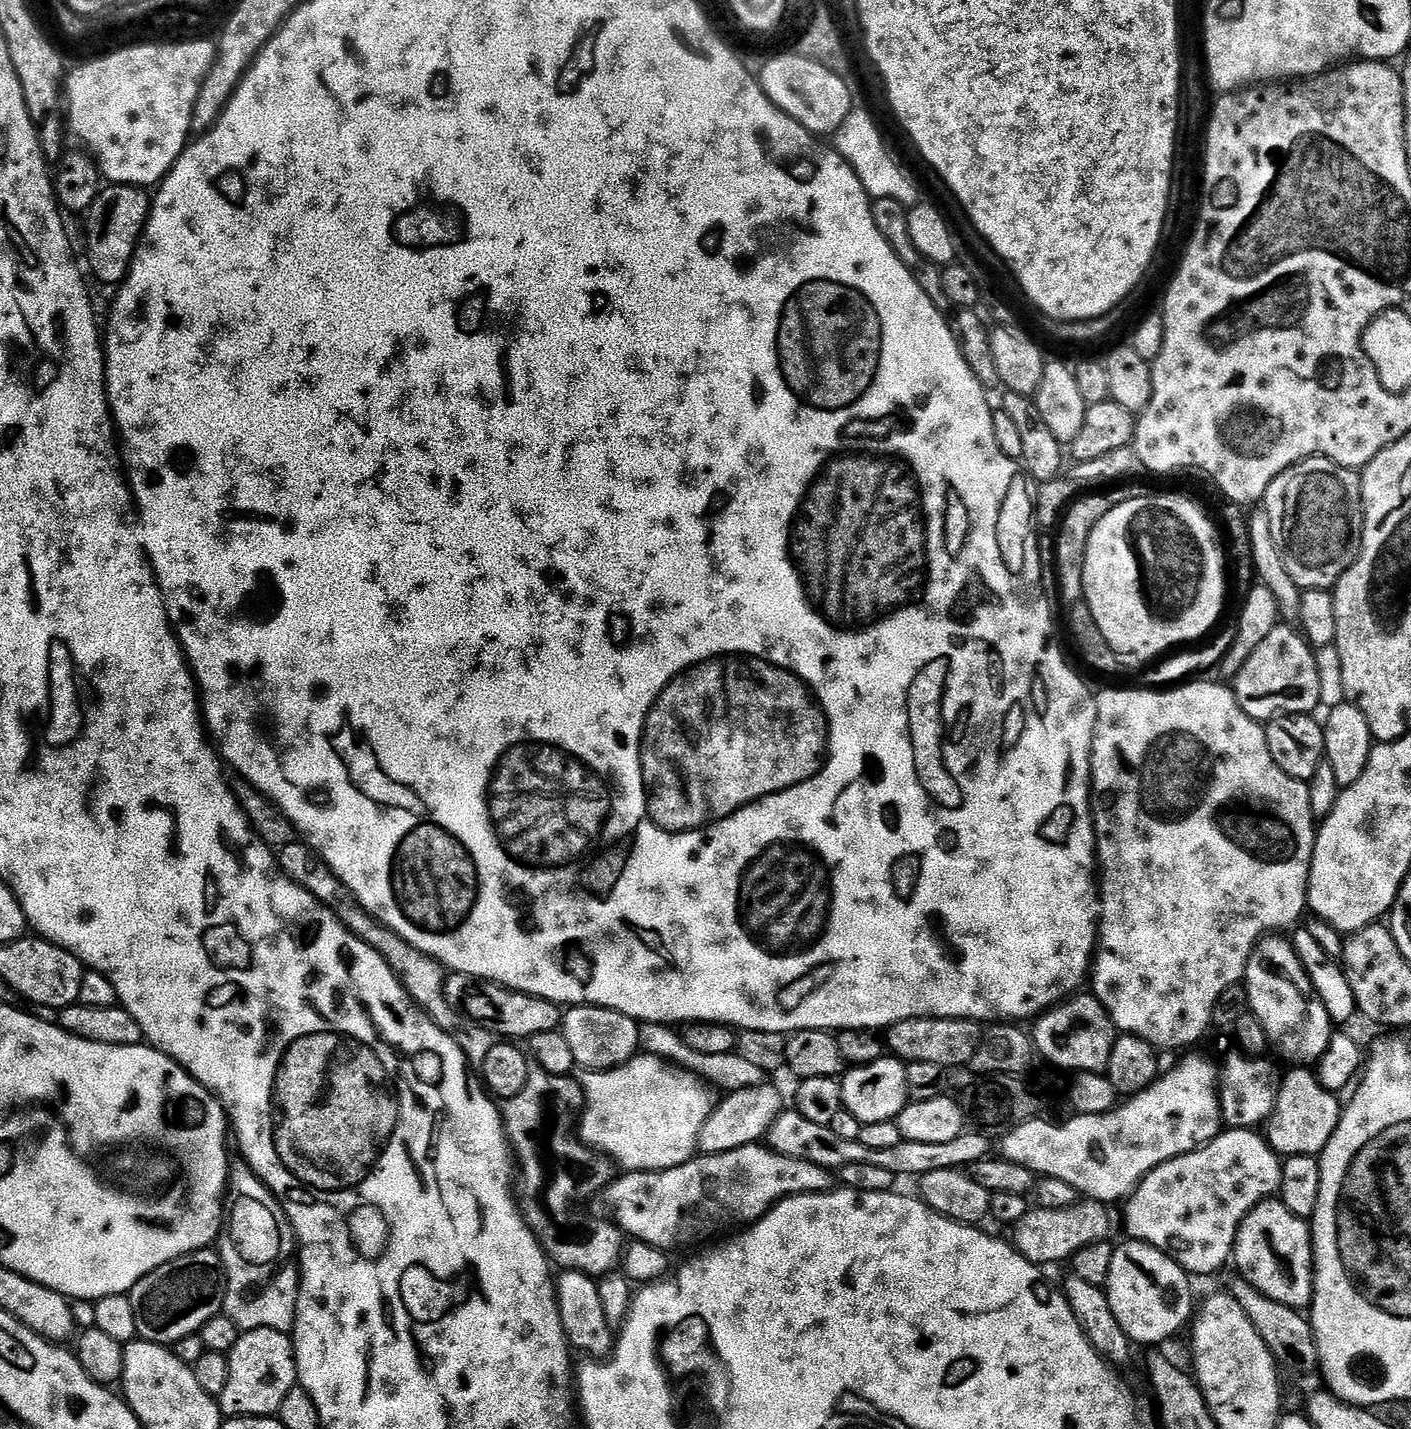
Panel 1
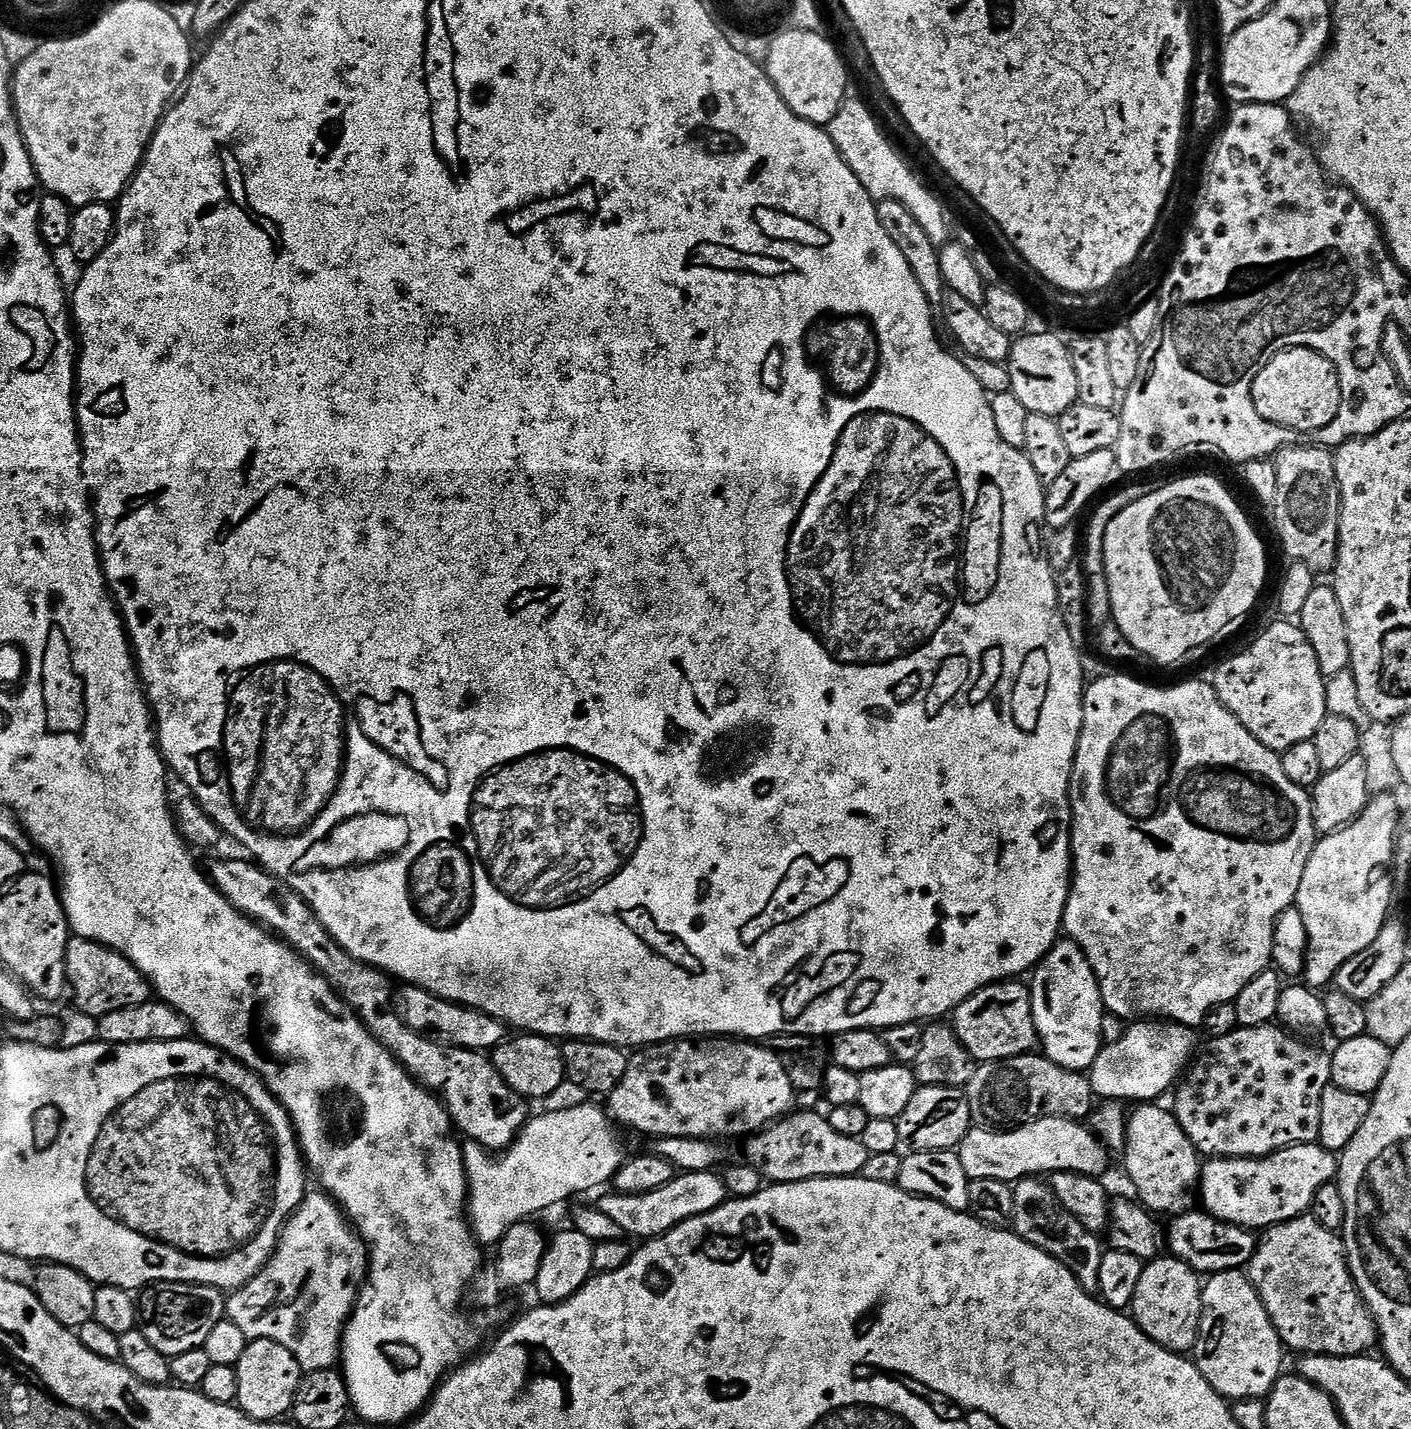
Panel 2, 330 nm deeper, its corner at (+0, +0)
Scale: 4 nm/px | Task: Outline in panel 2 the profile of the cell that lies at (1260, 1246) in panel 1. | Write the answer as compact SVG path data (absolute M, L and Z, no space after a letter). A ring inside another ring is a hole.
M1305 1214L1287 1220L1281 1224L1273 1224L1259 1237L1256 1245L1256 1252L1252 1256L1252 1261L1249 1262L1246 1275L1251 1280L1252 1285L1256 1287L1256 1293L1262 1298L1262 1302L1268 1311L1268 1317L1272 1319L1272 1325L1278 1330L1281 1340L1284 1342L1285 1349L1292 1348L1299 1354L1311 1354L1313 1356L1358 1356L1369 1351L1368 1348L1377 1343L1378 1333L1375 1324L1372 1323L1372 1316L1368 1313L1368 1307L1364 1304L1363 1298L1360 1296L1359 1290L1356 1288L1356 1283L1352 1280L1352 1275L1348 1269L1348 1260L1344 1256L1344 1245L1341 1237L1337 1233L1326 1230L1326 1226L1322 1226L1311 1214Z

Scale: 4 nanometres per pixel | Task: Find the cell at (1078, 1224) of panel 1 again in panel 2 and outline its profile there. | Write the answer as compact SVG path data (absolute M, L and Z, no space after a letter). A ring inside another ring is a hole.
M1185 1210L1171 1217L1172 1225L1166 1232L1166 1248L1171 1255L1178 1260L1185 1260L1197 1274L1215 1274L1217 1272L1234 1272L1247 1269L1252 1256L1256 1252L1258 1236L1255 1231L1240 1228L1237 1224L1227 1224L1221 1220L1216 1220L1203 1210Z

